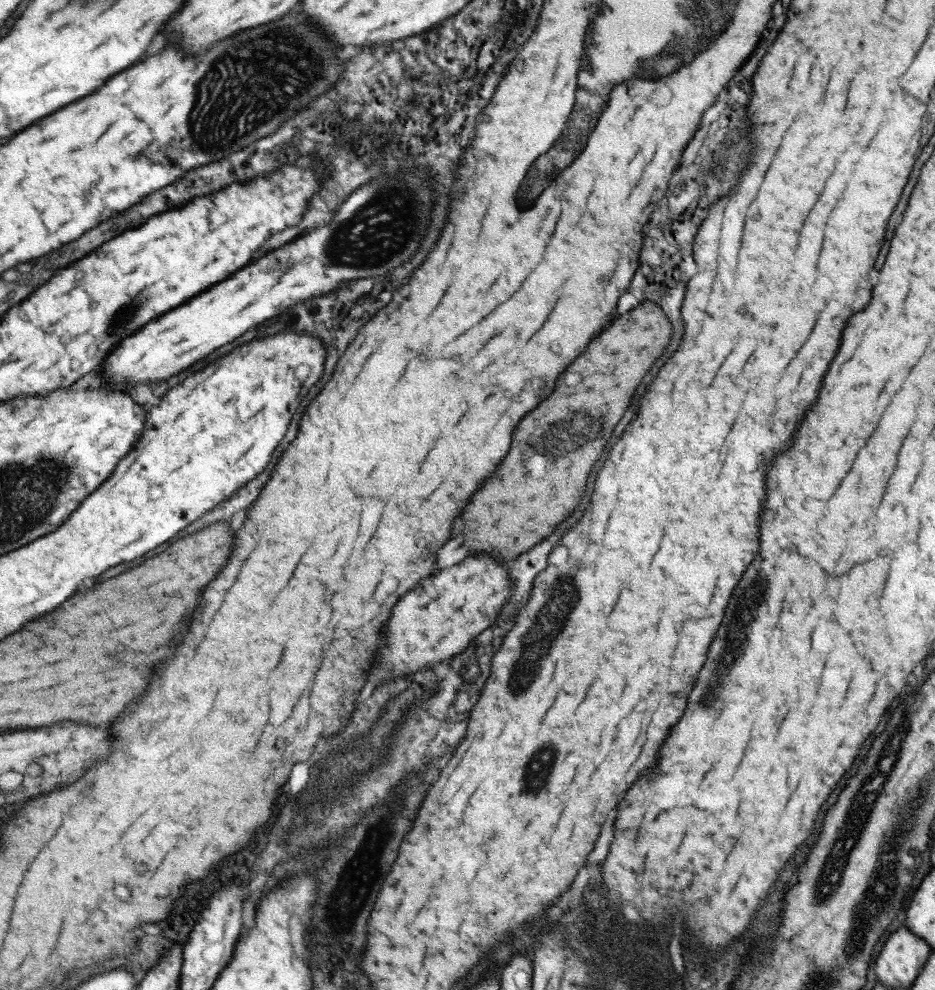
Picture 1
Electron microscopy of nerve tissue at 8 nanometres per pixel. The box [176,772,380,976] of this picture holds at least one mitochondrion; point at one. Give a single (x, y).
(360, 873)

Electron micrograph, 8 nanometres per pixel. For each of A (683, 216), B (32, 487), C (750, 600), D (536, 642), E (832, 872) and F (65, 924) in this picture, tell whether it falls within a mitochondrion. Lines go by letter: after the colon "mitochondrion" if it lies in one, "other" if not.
A: other
B: mitochondrion
C: mitochondrion
D: mitochondrion
E: mitochondrion
F: other

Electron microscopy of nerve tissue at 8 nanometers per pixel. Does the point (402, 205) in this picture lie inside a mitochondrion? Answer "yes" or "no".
yes

